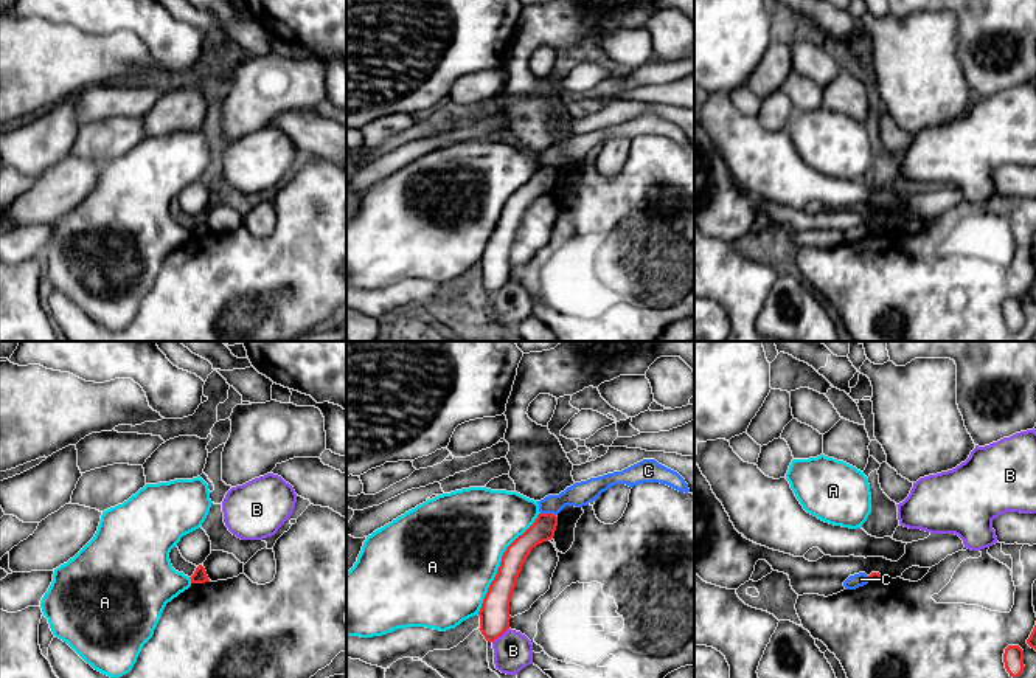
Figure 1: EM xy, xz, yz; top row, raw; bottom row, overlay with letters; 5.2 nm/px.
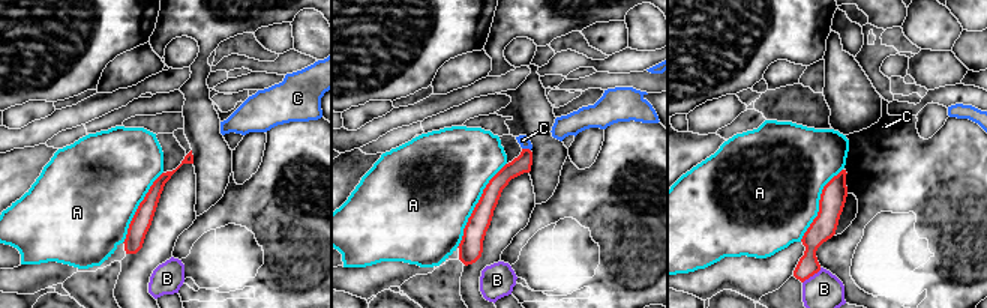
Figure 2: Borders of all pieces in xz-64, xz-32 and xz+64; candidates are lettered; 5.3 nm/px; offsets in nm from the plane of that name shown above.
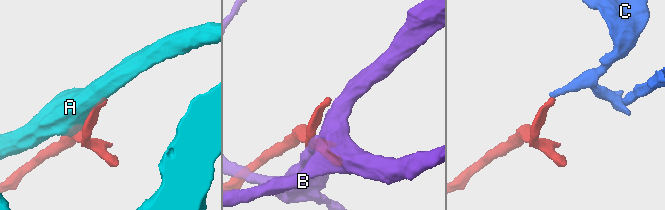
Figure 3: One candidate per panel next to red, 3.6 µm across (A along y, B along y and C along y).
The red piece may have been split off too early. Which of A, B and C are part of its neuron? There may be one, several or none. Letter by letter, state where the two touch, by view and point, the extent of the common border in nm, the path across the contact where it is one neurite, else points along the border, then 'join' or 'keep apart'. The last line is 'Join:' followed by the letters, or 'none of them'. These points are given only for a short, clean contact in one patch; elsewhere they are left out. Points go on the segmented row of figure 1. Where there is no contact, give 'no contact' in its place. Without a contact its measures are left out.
A: xz (500, 563) | 600 nm | keep apart
B: xz (500, 635) | 120 nm | keep apart
C: xz (549, 514) | 80 nm | along xz (541, 512), (555, 515) | keep apart
Join: none of them

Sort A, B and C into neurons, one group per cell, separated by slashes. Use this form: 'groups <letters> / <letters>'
groups A / B / C

